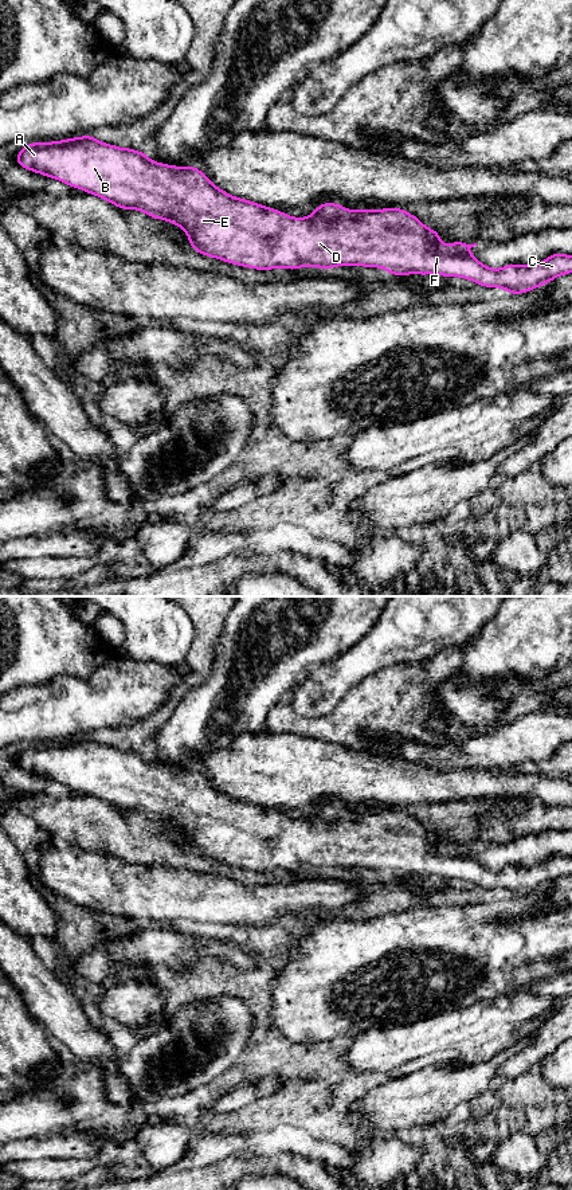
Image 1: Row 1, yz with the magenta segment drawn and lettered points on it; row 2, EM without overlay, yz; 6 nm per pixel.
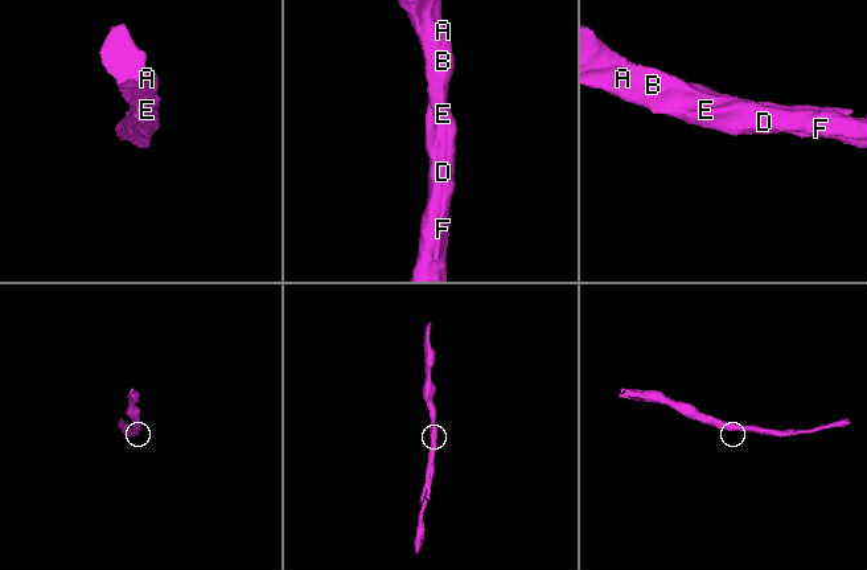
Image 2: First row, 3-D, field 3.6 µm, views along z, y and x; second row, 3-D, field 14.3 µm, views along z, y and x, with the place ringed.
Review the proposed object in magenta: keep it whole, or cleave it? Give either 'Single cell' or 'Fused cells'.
Single cell

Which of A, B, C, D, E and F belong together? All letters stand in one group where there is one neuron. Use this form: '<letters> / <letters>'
A B C D E F

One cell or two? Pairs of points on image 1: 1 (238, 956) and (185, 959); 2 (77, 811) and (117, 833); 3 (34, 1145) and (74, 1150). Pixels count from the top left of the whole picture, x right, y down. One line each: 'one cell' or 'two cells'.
1: one cell
2: one cell
3: one cell

